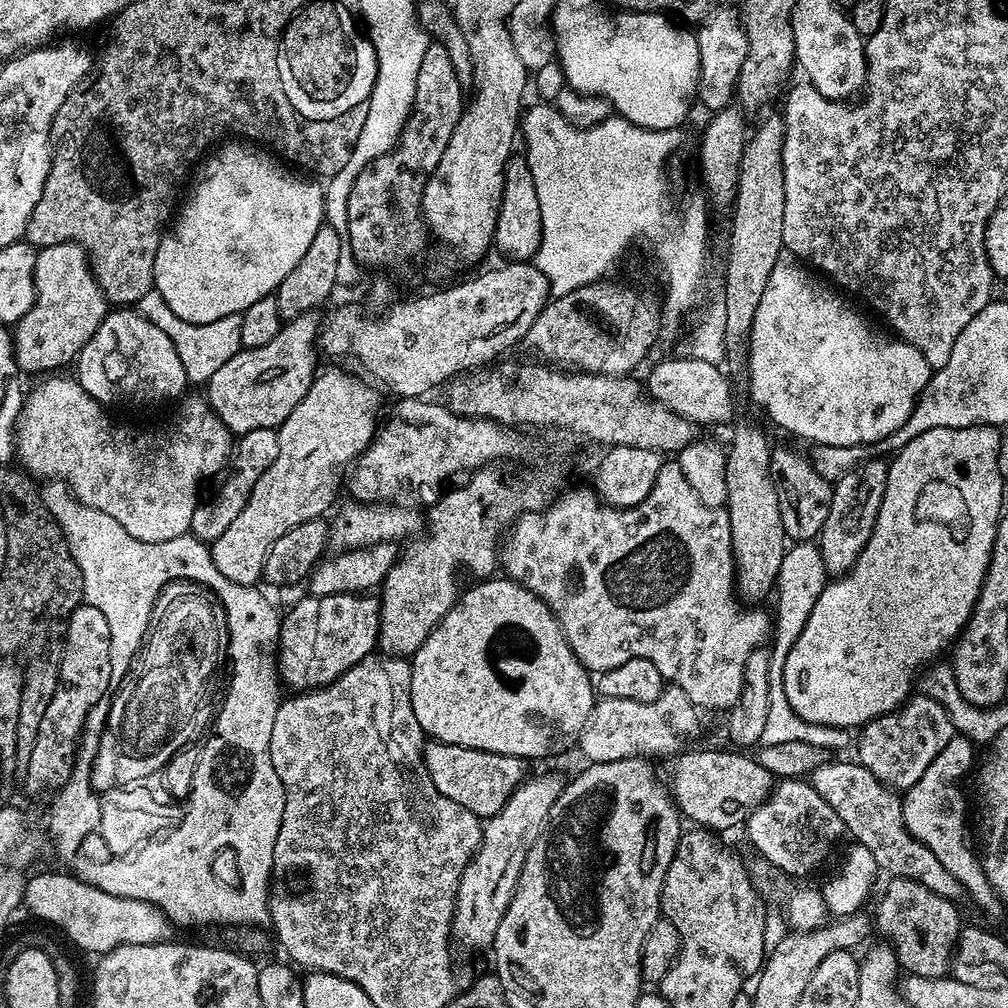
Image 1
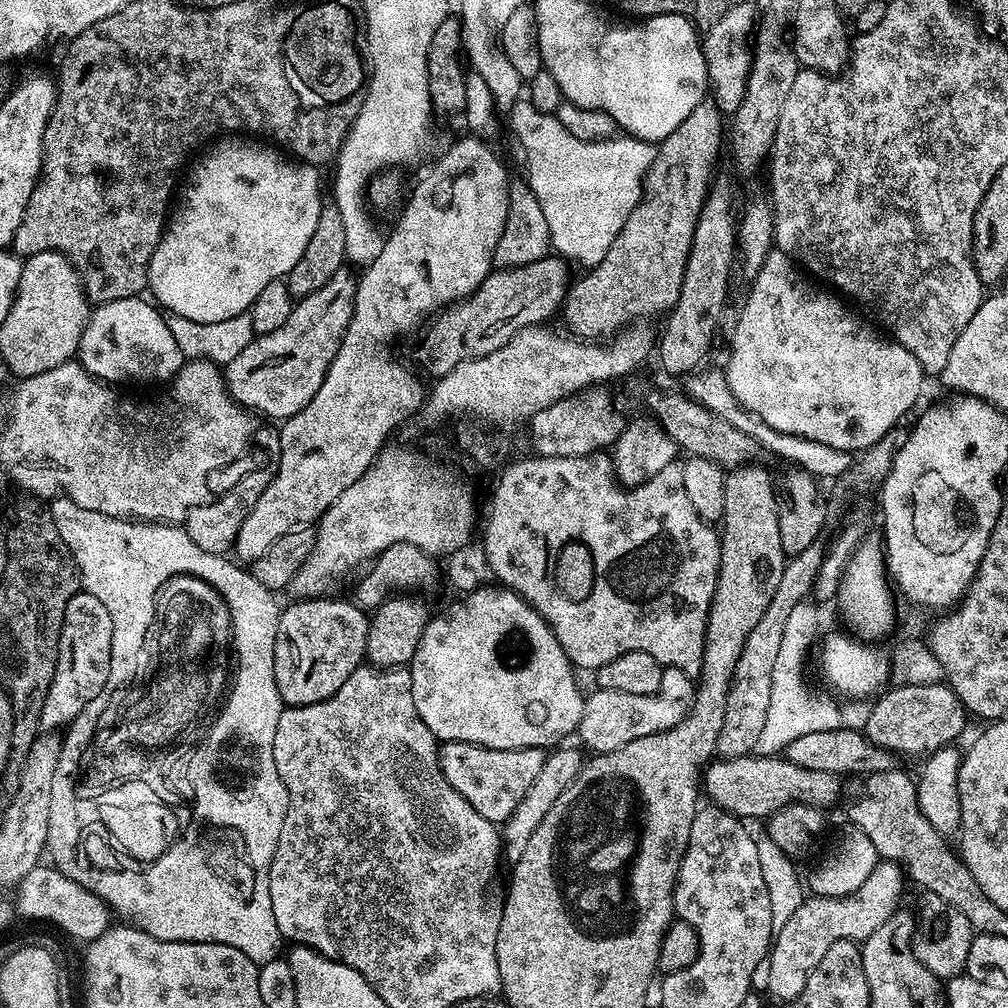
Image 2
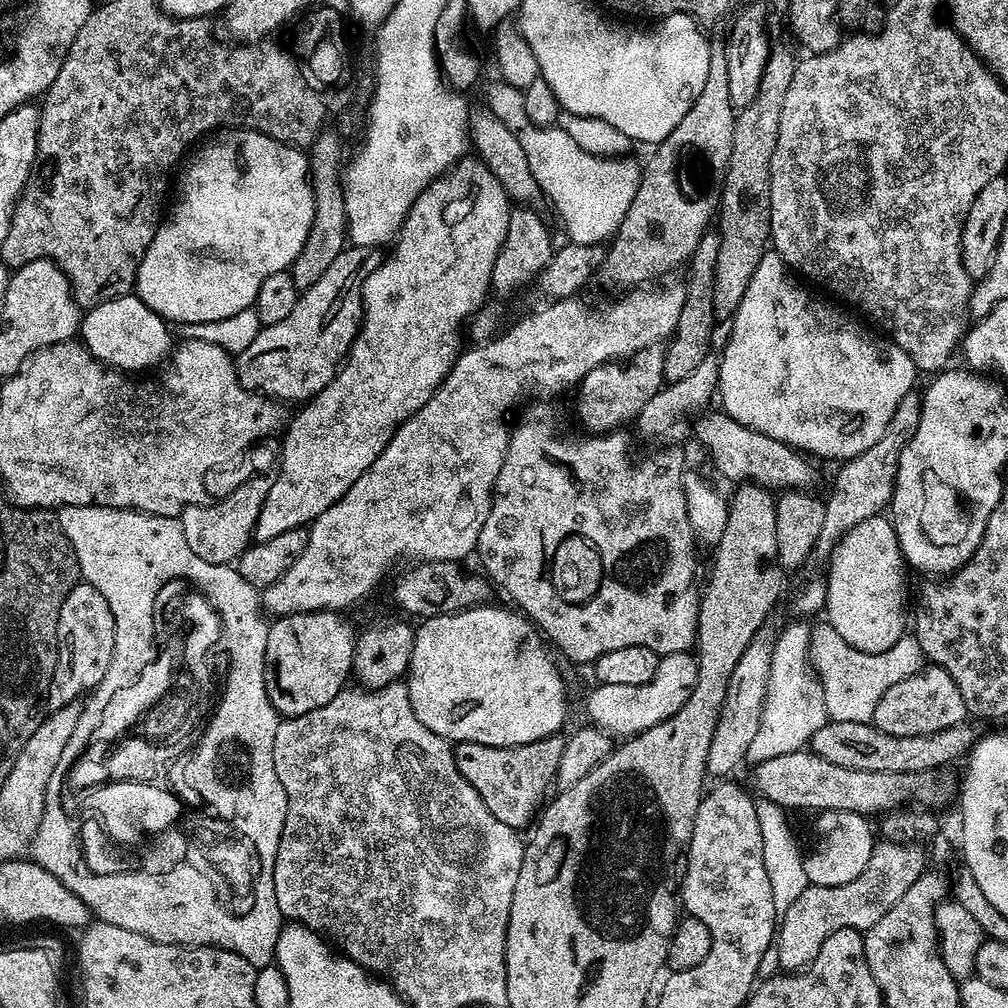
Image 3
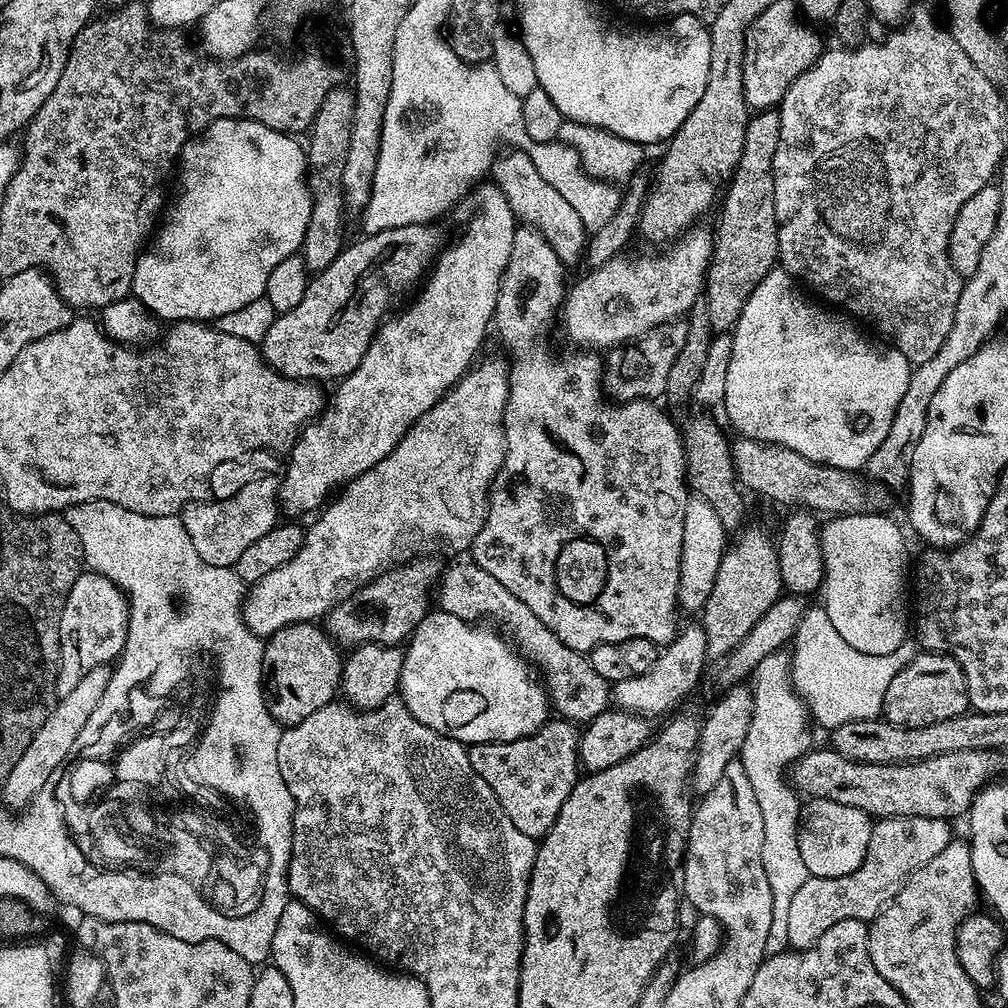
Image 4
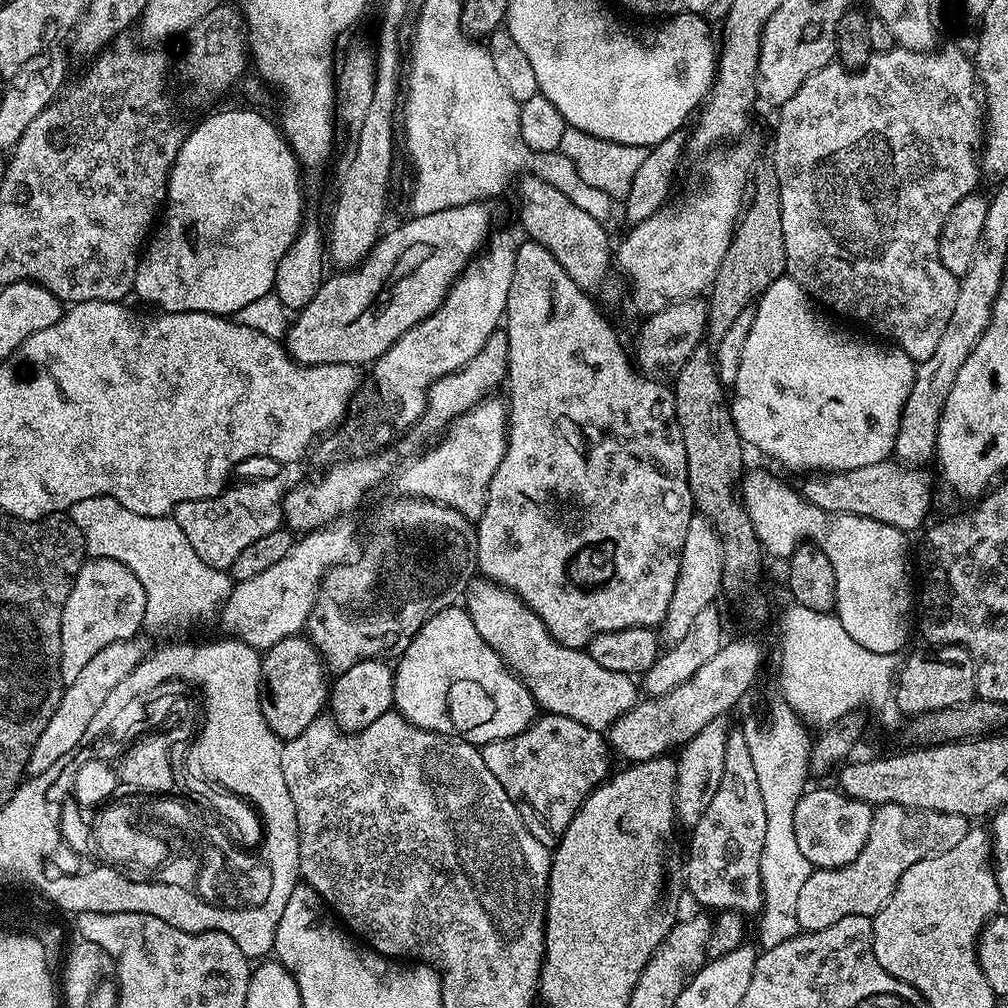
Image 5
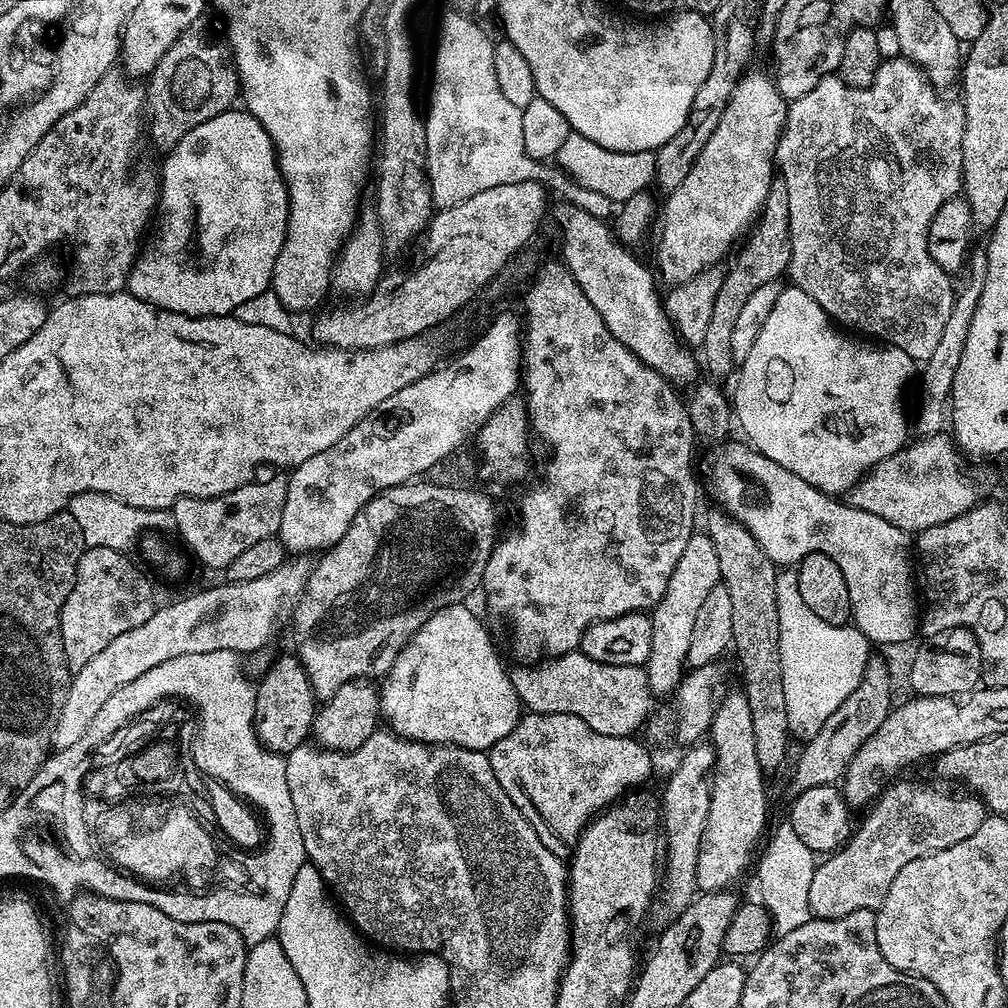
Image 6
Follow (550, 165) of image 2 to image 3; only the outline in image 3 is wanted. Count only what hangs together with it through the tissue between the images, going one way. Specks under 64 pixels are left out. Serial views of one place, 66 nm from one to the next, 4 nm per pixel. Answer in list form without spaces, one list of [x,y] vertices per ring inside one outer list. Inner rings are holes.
[[[495,82],[488,88],[487,107],[491,108],[502,122],[506,122],[508,129],[518,138],[522,150],[526,150],[526,158],[530,162],[530,170],[538,182],[541,193],[556,207],[558,215],[564,219],[564,228],[568,231],[567,239],[574,244],[604,244],[620,230],[620,223],[630,210],[630,202],[634,202],[634,194],[640,185],[641,165],[635,164],[631,158],[609,158],[587,153],[566,134],[565,130],[553,127],[535,125],[526,116],[526,105],[523,101],[523,91],[503,82]]]

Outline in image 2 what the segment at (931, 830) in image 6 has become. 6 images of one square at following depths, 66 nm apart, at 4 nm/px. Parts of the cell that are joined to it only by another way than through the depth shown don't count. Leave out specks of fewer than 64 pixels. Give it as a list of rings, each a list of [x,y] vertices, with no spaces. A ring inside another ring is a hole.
[[[881,859],[874,866],[869,878],[862,886],[846,897],[822,897],[809,895],[794,911],[784,926],[775,933],[768,954],[770,960],[770,982],[767,995],[787,1002],[798,998],[818,962],[826,955],[826,950],[839,940],[862,942],[882,926],[898,911],[896,904],[904,890],[906,875],[898,864]]]

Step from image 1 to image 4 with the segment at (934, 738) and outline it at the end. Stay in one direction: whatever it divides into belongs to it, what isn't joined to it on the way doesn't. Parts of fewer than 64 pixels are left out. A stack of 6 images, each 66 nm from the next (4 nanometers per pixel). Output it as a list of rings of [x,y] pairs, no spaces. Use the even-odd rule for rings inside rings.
[[[917,651],[916,657],[890,678],[890,686],[884,691],[883,719],[903,728],[930,726],[946,718],[962,716],[967,711],[966,676],[953,656],[944,652]]]

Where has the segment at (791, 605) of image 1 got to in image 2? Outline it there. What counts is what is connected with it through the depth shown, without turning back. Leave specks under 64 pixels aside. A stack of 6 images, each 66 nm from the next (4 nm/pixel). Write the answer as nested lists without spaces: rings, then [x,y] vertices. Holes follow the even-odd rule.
[[[801,600],[790,610],[786,618],[785,630],[781,637],[781,644],[774,662],[774,678],[770,689],[770,711],[766,713],[766,723],[755,755],[774,756],[783,753],[794,739],[815,731],[838,729],[843,727],[843,711],[841,707],[832,703],[831,695],[810,692],[805,686],[804,662],[818,635],[818,612],[815,603]]]

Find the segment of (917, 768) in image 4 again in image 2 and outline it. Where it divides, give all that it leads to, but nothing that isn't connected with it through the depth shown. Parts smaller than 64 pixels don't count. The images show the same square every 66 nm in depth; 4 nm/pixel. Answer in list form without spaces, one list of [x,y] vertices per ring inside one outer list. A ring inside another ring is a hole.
[[[781,755],[739,756],[738,758],[716,758],[703,769],[702,792],[709,796],[715,807],[729,812],[737,818],[761,816],[767,818],[788,804],[812,804],[815,808],[828,810],[840,796],[840,780],[837,774],[826,774],[822,770],[808,770],[794,766]]]

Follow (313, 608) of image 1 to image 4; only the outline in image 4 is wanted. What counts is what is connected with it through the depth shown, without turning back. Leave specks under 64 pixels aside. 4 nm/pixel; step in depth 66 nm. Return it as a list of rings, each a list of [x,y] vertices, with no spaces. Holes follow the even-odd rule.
[[[319,623],[291,624],[267,637],[262,674],[266,706],[272,717],[281,726],[291,726],[333,703],[340,692],[341,667],[341,649]]]

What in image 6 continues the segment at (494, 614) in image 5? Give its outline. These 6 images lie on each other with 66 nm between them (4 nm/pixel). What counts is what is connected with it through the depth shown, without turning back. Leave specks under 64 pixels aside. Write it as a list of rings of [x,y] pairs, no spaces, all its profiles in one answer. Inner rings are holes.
[[[579,650],[563,652],[562,655],[545,659],[545,661],[545,664],[540,664],[537,668],[515,669],[513,667],[511,669],[512,685],[521,705],[528,712],[574,714],[574,718],[582,718],[582,722],[586,722],[590,730],[598,730],[598,734],[632,736],[641,731],[654,706],[652,687],[648,685],[648,674],[643,667],[610,666],[602,662],[594,662],[594,658],[590,658]]]

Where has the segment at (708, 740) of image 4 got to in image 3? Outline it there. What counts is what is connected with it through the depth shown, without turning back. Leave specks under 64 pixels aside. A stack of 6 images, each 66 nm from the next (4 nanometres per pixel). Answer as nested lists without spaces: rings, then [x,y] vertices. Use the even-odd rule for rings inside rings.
[[[765,626],[750,638],[750,646],[746,646],[742,658],[738,658],[738,666],[734,666],[734,674],[730,674],[730,686],[726,686],[726,698],[722,702],[722,710],[718,714],[718,726],[714,726],[714,734],[710,738],[707,775],[724,778],[740,763],[745,763],[750,742],[754,742],[754,734],[758,734],[758,722],[762,720],[762,706],[766,696],[766,686],[770,676],[770,658],[774,658],[774,644],[778,640],[780,628]]]

